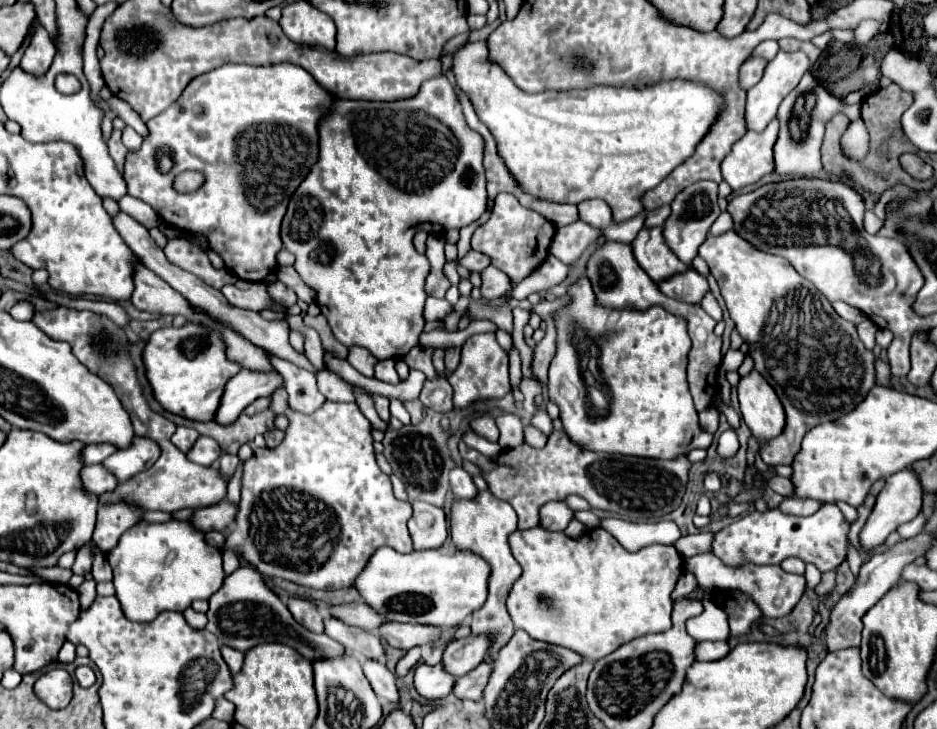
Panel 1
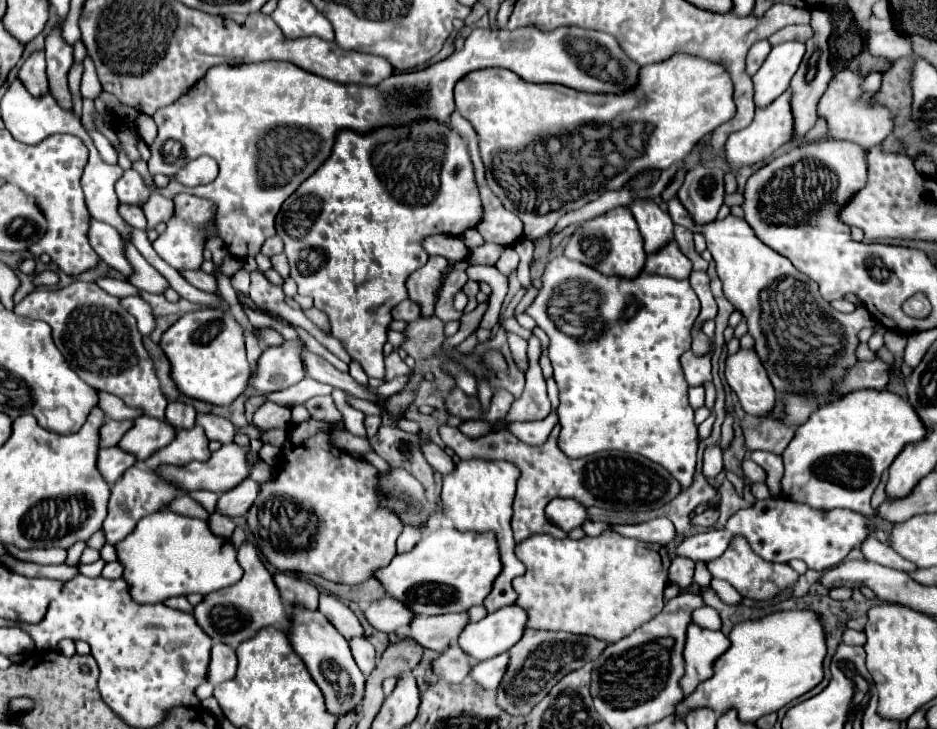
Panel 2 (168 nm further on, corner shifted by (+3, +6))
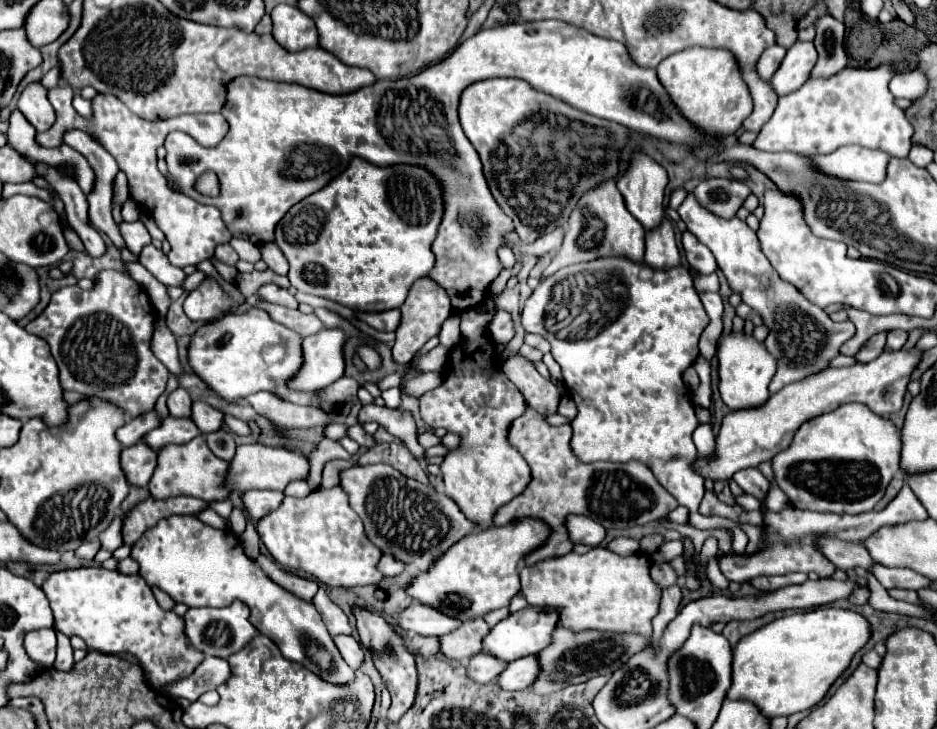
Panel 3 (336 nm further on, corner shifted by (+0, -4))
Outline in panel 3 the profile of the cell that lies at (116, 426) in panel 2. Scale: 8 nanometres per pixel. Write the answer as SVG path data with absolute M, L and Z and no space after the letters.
M153 409L149 413L143 413L139 417L133 417L129 423L125 423L121 429L117 429L117 439L123 443L123 447L139 443L151 429L161 425L159 413Z

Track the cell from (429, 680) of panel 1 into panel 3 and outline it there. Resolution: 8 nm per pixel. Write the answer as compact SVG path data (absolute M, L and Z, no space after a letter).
M481 651L479 655L475 655L471 661L469 661L469 667L467 667L467 675L477 681L477 683L491 683L495 681L503 669L507 667L505 661L501 659L493 659L491 653L485 653Z

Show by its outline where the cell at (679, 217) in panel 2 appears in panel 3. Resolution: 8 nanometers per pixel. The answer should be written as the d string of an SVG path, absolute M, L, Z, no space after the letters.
M693 193L685 197L677 211L687 229L711 249L731 289L741 293L743 301L753 311L757 311L769 327L765 347L777 359L777 373L769 385L771 393L825 369L827 363L839 355L839 347L855 335L855 325L851 321L833 323L823 309L815 307L813 303L807 303L807 299L803 299L803 295L799 295L793 285L783 283L779 279L779 275L775 273L775 269L759 247L757 233L751 231L745 221L741 221L739 217L723 219L713 215L711 211L705 211L705 207L697 201Z

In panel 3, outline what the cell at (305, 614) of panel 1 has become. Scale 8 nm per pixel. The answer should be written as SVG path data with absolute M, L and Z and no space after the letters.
M259 555L257 563L259 563L259 567L261 567L275 583L279 583L281 587L285 587L287 591L295 593L297 597L301 597L301 599L305 599L305 601L311 601L313 595L315 595L317 589L319 589L319 585L317 585L315 581L303 579L303 577L297 577L297 575L293 575L293 573L283 571L283 569L281 569L271 557L267 557L267 555Z

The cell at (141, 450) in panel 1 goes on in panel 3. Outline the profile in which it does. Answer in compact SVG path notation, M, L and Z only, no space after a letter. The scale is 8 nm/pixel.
M169 415L169 417L163 419L161 427L157 427L155 431L149 431L143 441L149 447L153 447L155 451L159 451L161 447L165 447L169 443L177 443L177 445L187 443L187 441L195 439L197 435L201 435L201 431L193 423L191 417L189 419L175 419L175 417Z

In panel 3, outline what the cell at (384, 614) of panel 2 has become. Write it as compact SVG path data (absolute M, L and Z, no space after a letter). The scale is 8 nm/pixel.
M413 603L399 615L399 625L411 635L447 635L455 631L455 627L461 625L459 619L451 619L449 615L443 615L441 611L435 611L433 607L427 607L423 603Z

